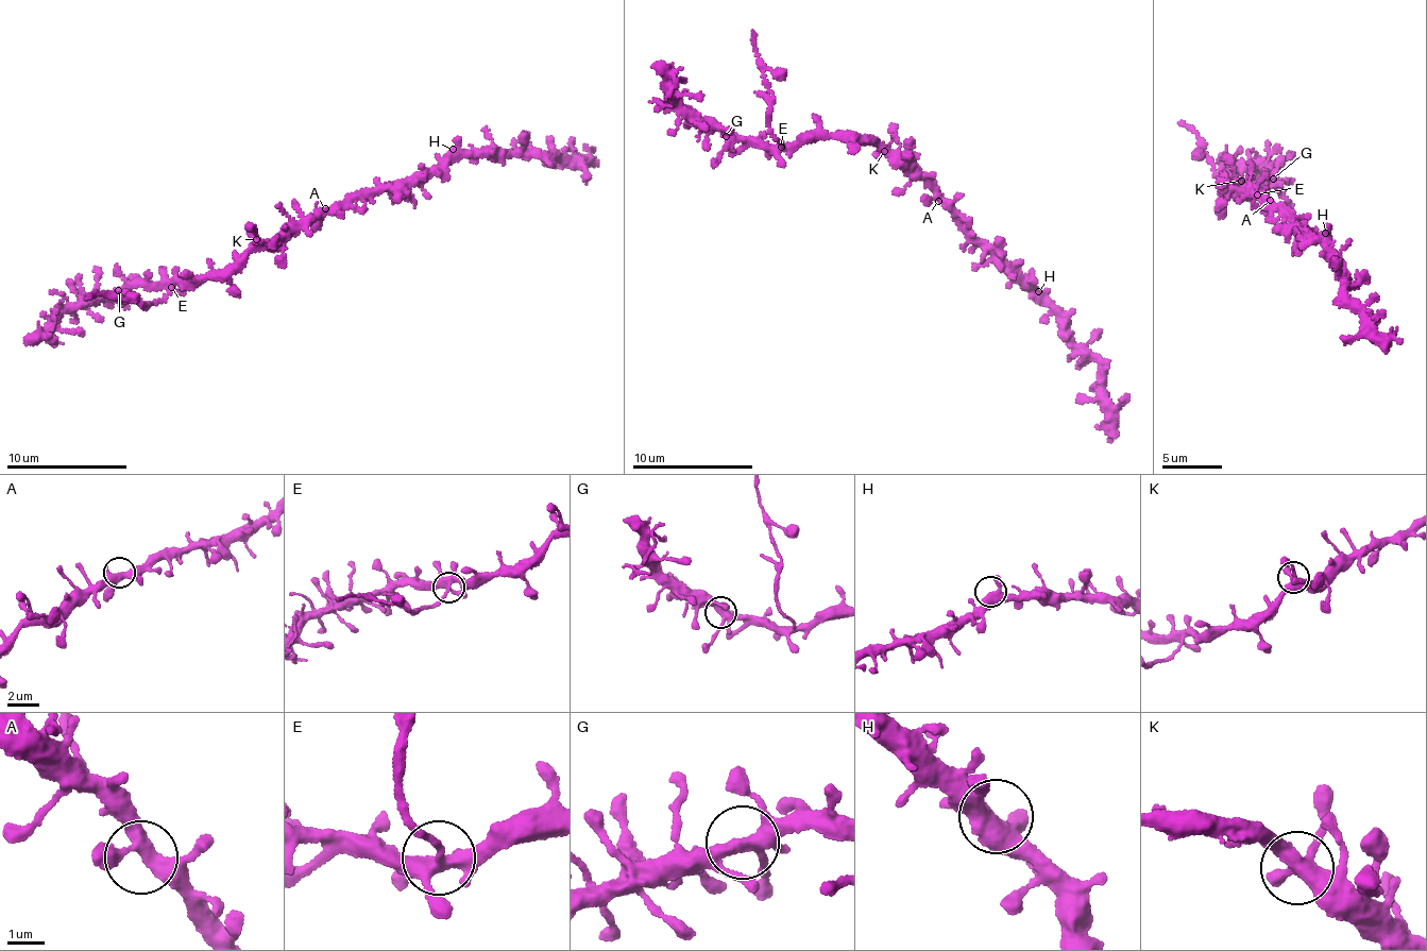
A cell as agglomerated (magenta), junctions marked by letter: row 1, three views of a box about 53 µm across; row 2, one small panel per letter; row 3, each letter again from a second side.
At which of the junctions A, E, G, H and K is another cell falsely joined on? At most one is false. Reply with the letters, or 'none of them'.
E

